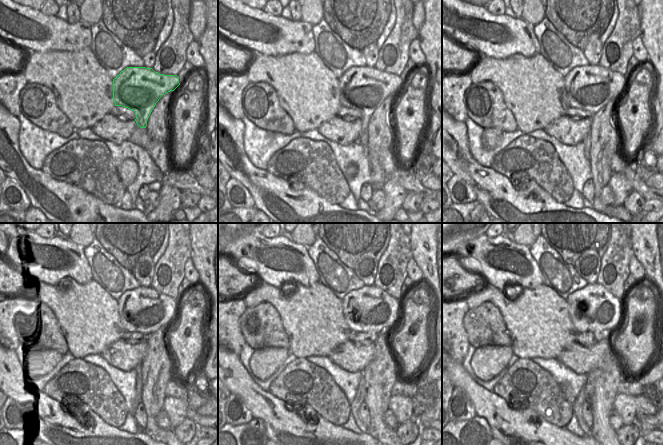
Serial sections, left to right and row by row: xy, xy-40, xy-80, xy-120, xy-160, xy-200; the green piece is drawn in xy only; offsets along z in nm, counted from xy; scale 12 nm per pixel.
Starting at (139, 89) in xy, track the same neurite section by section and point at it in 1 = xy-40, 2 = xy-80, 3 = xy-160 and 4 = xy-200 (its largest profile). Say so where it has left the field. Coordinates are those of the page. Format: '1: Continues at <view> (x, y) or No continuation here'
1: Continues at xy-40 (364, 88)
2: Continues at xy-80 (589, 88)
3: Continues at xy-160 (370, 309)
4: Continues at xy-200 (593, 308).

